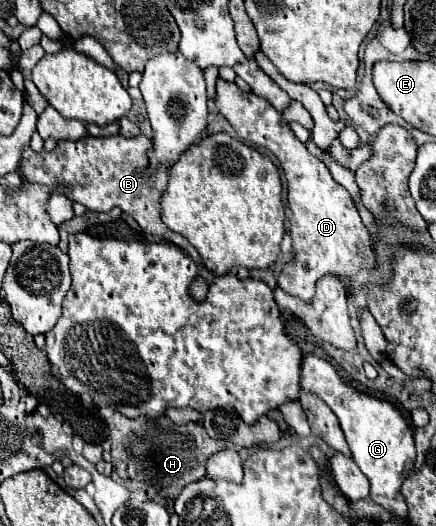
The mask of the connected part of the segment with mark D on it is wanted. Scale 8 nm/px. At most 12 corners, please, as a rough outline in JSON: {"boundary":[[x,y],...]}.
{"boundary":[[217,80],[215,104],[287,178],[293,258],[279,288],[371,270],[349,192],[257,94]]}

